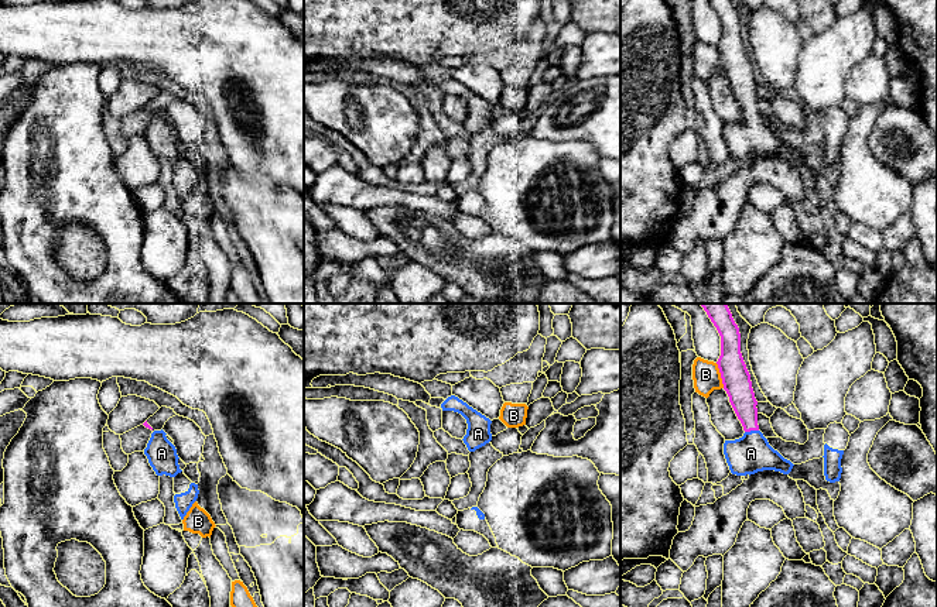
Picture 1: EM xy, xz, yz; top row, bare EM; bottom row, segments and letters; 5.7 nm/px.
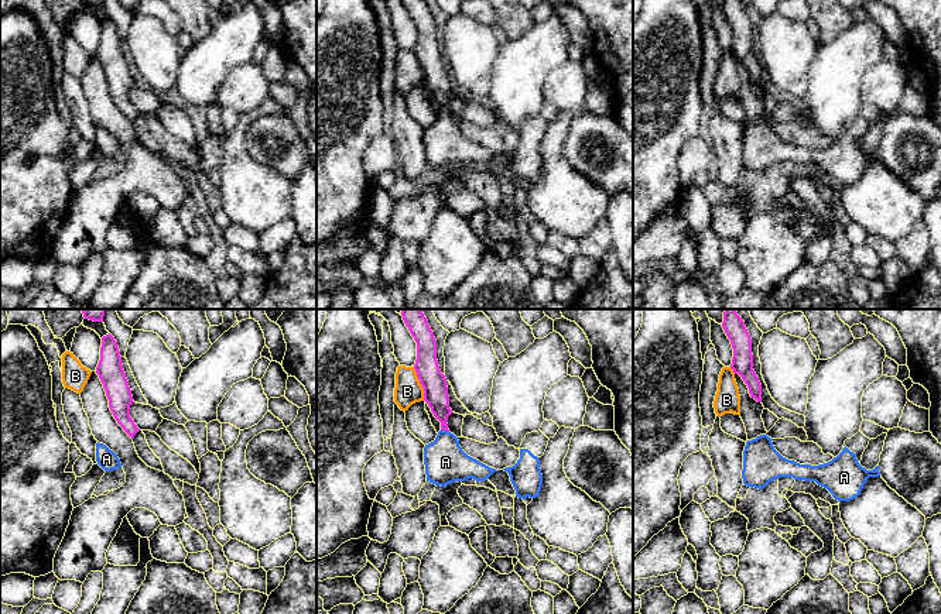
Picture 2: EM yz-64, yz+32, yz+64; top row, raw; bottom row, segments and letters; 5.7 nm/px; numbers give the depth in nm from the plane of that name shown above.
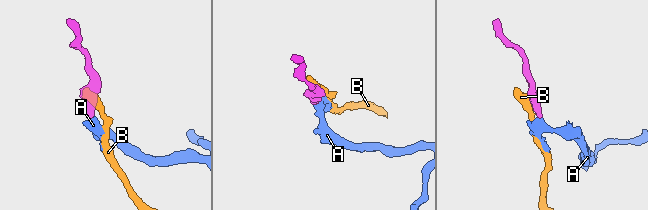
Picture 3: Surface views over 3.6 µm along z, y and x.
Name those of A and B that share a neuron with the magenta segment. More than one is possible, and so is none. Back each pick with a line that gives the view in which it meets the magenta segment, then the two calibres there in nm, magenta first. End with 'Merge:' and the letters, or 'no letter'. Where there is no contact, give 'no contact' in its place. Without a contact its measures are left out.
A: contact in yz; calibres 150 and 220 nm
Merge: A

